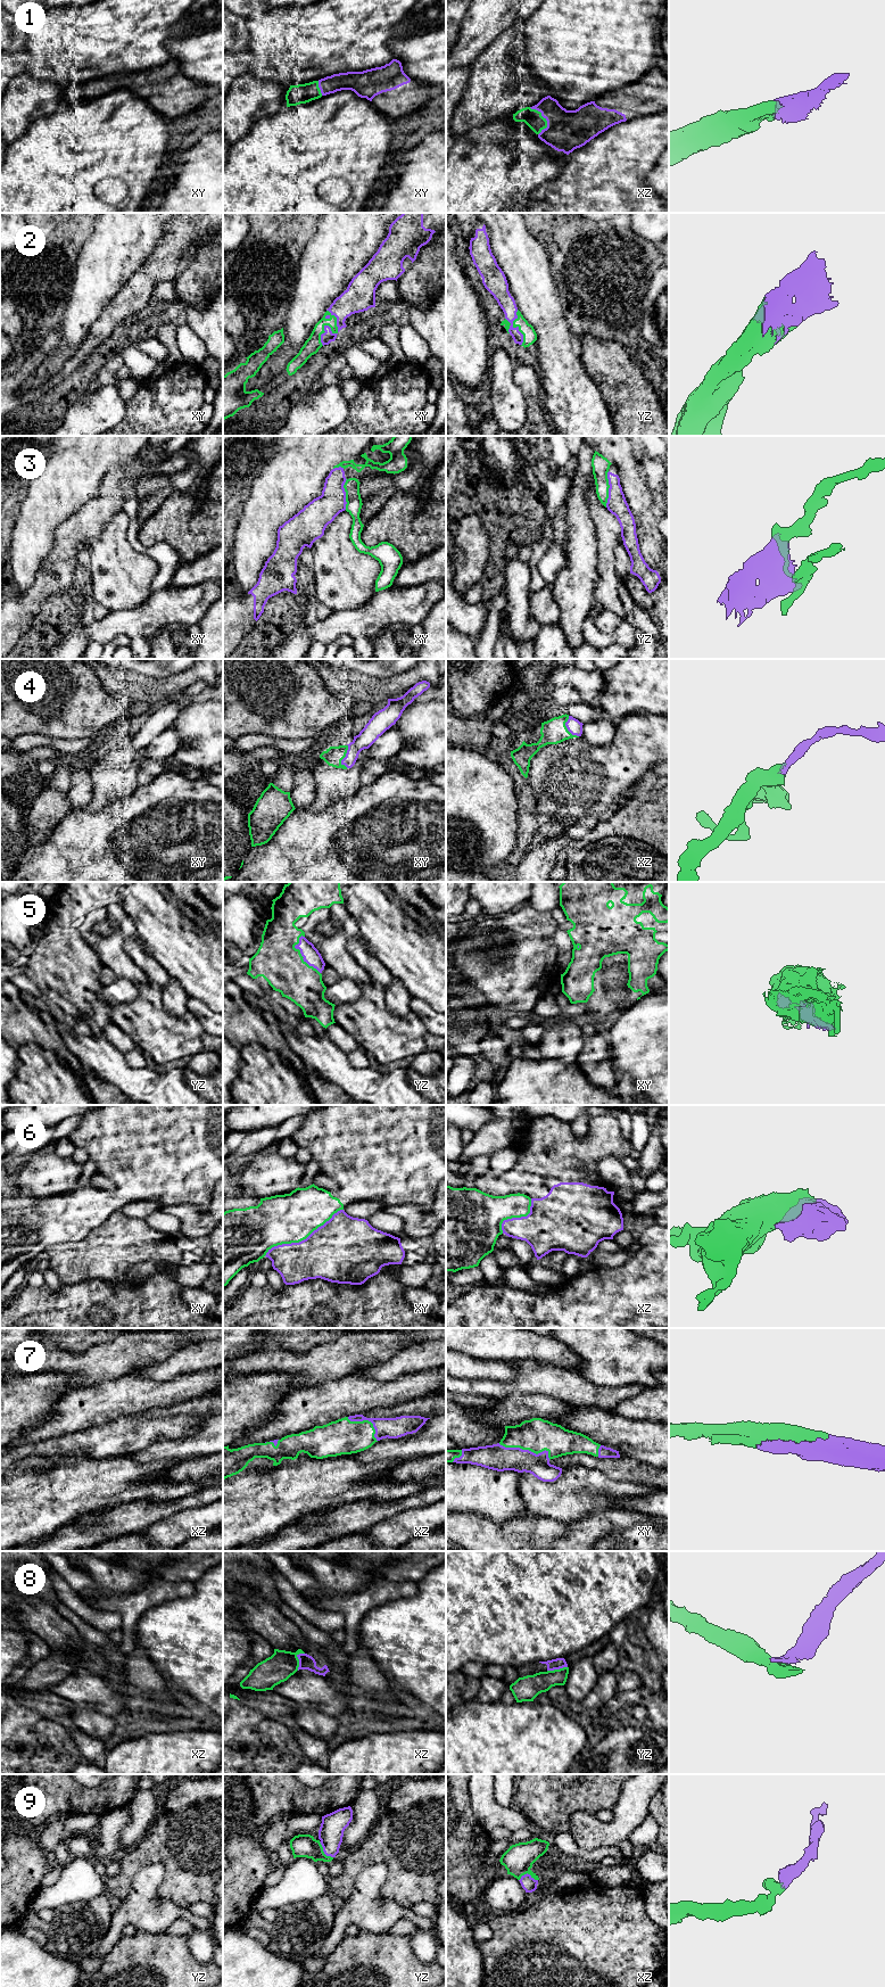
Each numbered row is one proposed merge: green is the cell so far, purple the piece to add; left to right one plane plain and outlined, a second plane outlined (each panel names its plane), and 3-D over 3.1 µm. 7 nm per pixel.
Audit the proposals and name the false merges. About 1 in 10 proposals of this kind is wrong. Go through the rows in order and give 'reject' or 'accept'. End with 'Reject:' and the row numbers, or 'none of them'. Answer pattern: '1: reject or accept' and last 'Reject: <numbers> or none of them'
1: accept
2: accept
3: reject
4: accept
5: accept
6: reject
7: accept
8: reject
9: accept
Reject: 3, 6, 8

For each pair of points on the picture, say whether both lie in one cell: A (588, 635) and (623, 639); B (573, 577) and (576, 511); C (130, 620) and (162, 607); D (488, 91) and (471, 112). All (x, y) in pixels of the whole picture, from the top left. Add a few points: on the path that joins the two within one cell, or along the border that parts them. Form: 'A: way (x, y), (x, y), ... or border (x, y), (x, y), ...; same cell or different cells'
A: way (597, 639), (614, 639); same cell
B: way (577, 561), (577, 527); same cell
C: way (138, 620), (145, 620), (154, 613); same cell
D: way (487, 96), (476, 107); same cell

